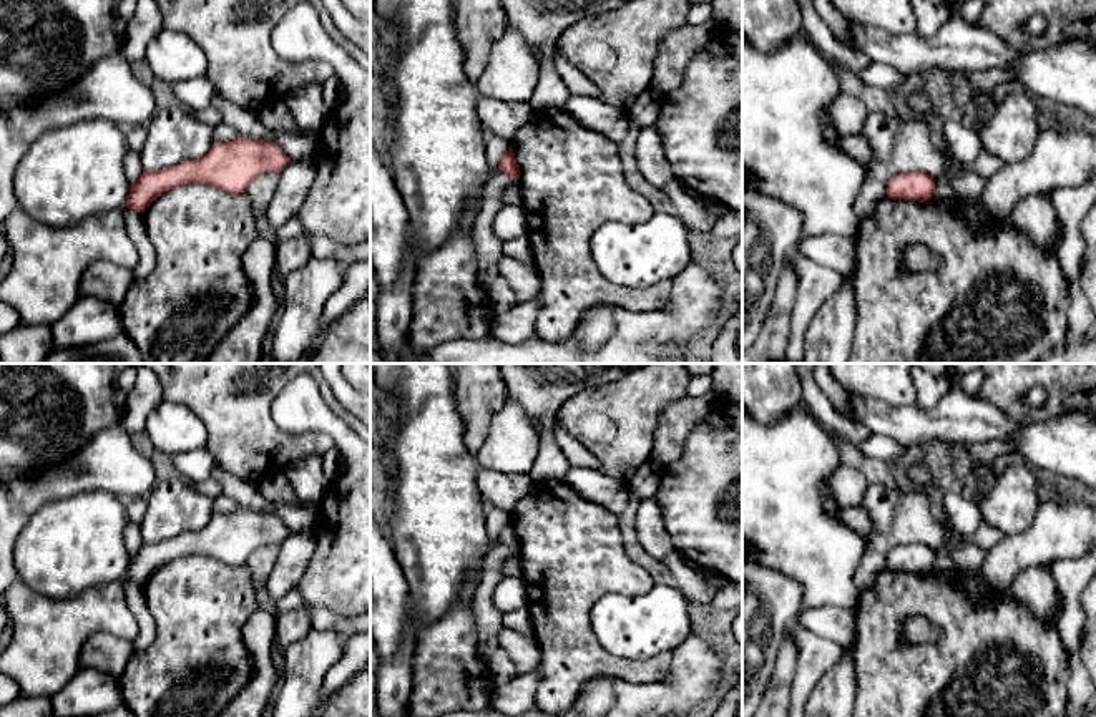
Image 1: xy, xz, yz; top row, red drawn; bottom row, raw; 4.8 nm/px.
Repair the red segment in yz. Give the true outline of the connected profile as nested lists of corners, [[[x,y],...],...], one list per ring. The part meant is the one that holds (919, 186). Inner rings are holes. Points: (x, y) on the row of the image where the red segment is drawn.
[[[923,171],[900,173],[888,179],[887,196],[903,201],[930,201],[935,189],[935,179]]]

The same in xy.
[[[239,136],[228,143],[214,143],[199,159],[188,159],[159,171],[144,171],[130,186],[126,206],[138,212],[169,189],[186,184],[208,184],[229,194],[239,194],[261,174],[279,174],[291,158],[269,139]]]

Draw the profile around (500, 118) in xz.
[[[480,96],[477,105],[482,126],[506,143],[530,121],[533,111],[530,103],[508,103],[488,96]]]

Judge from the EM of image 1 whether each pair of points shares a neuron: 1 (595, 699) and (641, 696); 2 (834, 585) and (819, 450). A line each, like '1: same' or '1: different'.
1: different
2: same

